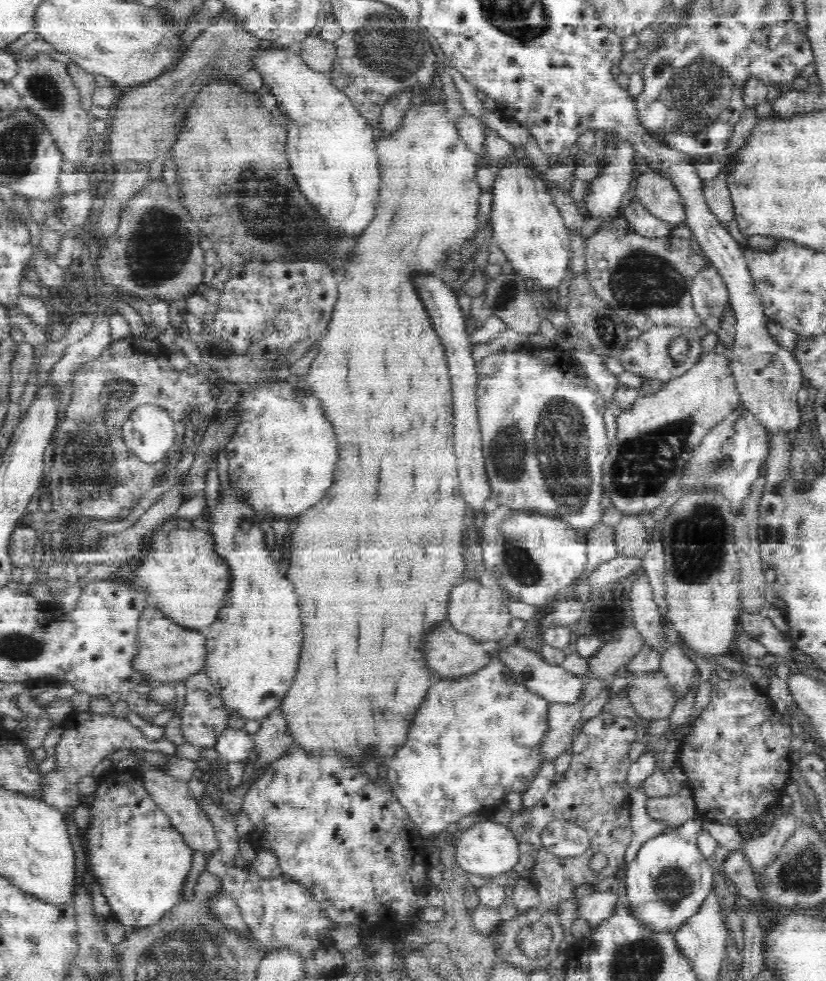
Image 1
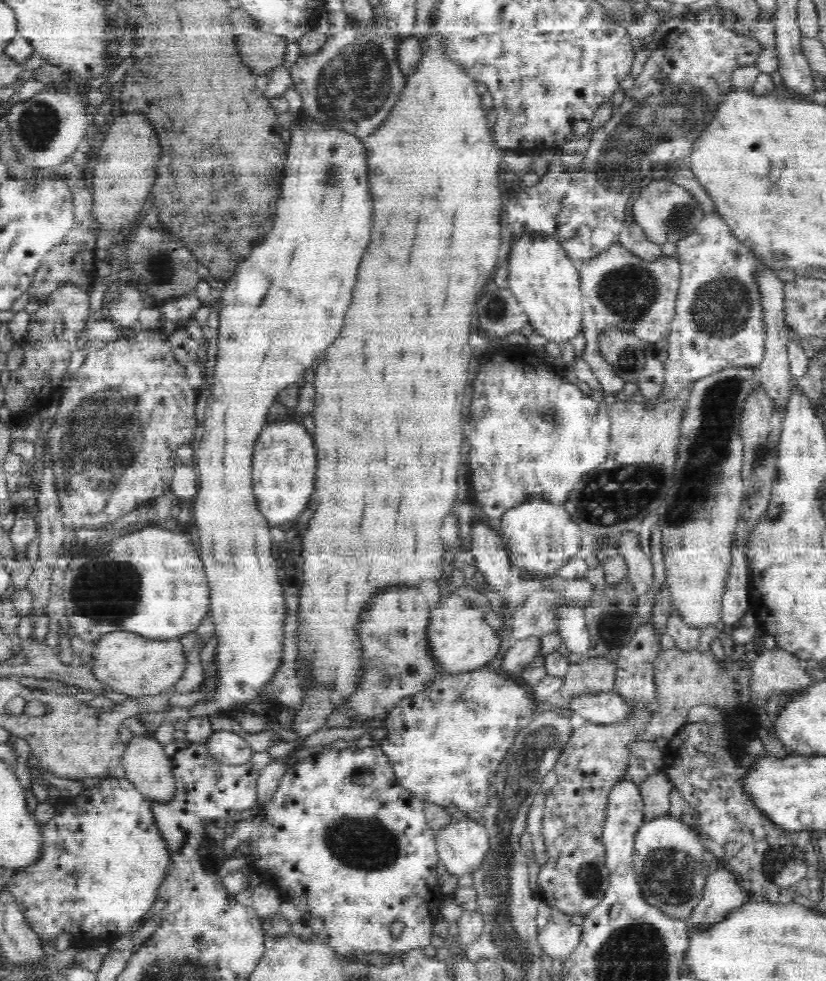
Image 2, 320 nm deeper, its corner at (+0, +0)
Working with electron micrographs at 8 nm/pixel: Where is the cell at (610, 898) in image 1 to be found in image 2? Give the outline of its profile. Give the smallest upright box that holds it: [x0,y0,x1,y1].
[536,923,583,961]

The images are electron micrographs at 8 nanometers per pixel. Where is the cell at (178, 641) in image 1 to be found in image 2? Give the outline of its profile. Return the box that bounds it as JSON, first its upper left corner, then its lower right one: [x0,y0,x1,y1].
[91,630,189,698]

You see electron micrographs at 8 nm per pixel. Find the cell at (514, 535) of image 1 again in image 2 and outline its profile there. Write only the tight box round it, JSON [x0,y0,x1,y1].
[497,499,584,582]

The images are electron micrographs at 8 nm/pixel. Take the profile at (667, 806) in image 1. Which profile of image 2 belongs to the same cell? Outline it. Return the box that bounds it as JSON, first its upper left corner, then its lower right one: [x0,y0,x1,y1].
[639,769,673,821]

